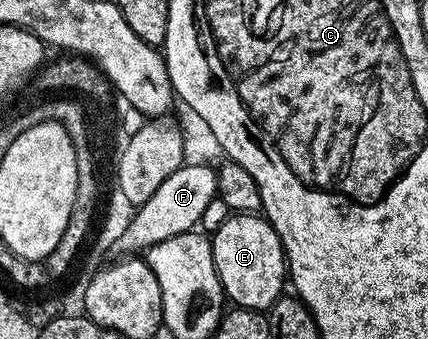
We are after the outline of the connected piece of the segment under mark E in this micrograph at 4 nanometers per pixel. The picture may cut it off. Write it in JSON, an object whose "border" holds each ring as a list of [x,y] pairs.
{"border":[[[232,213],[210,238],[214,265],[225,296],[237,307],[263,312],[271,309],[286,291],[286,260],[282,241],[267,219],[259,214]]]}

